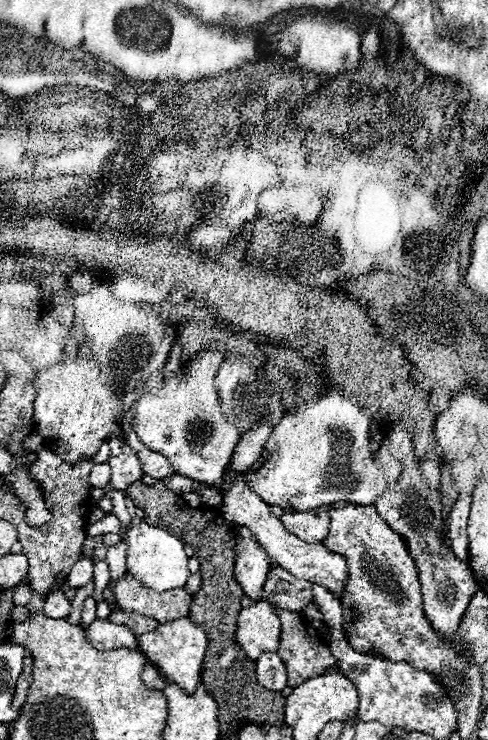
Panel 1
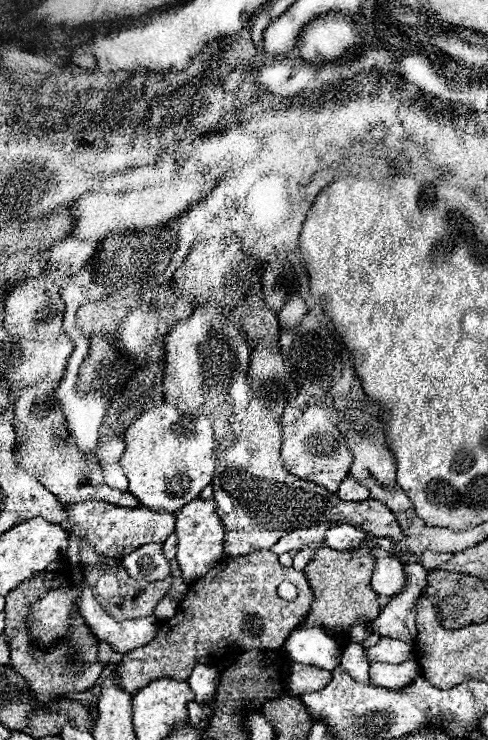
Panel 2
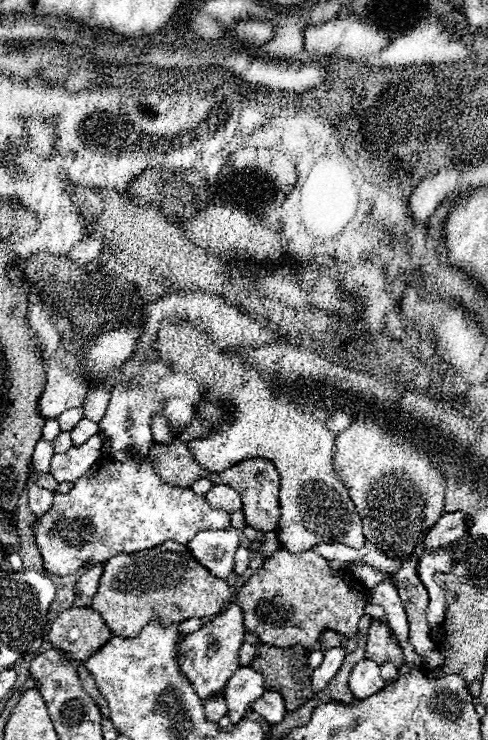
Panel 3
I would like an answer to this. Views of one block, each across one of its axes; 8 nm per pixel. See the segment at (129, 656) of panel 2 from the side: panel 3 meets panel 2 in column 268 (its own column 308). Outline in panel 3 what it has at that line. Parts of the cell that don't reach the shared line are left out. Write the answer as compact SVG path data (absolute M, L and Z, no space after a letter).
M276 550L266 564L246 580L236 596L236 602L244 612L246 630L256 634L258 640L278 648L300 644L314 650L324 630L350 634L352 638L364 616L368 590L364 590L364 584L354 576L346 578L336 574L344 572L330 568L328 560L310 550L300 554Z

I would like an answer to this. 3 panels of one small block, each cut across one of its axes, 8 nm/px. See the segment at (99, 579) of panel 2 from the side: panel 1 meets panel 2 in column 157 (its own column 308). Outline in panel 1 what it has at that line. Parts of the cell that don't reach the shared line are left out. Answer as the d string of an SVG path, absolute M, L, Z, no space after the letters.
M280 566L270 568L262 588L262 600L290 612L302 612L308 604L316 604L312 582L296 578Z

